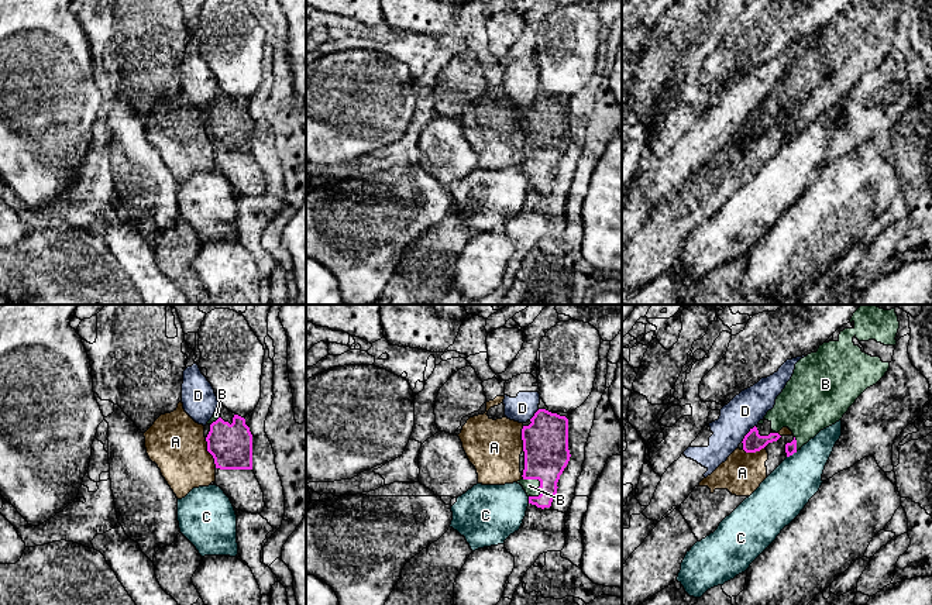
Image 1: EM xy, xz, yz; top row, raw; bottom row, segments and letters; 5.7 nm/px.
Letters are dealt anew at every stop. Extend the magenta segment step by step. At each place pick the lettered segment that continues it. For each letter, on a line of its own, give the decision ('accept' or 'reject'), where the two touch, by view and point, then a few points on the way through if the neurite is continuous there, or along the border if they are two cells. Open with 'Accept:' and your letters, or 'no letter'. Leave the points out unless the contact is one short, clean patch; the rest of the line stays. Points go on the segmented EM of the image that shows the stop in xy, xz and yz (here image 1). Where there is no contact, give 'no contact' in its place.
Accept: B
A: reject; contact xy (209, 451); border xy (205, 437), (207, 451), (216, 467)
B: accept; contact xz (539, 480)
C: reject; contact yz (791, 454); border yz (797, 451), (787, 457)
D: reject; contact yz (747, 433); border yz (755, 425), (740, 442)

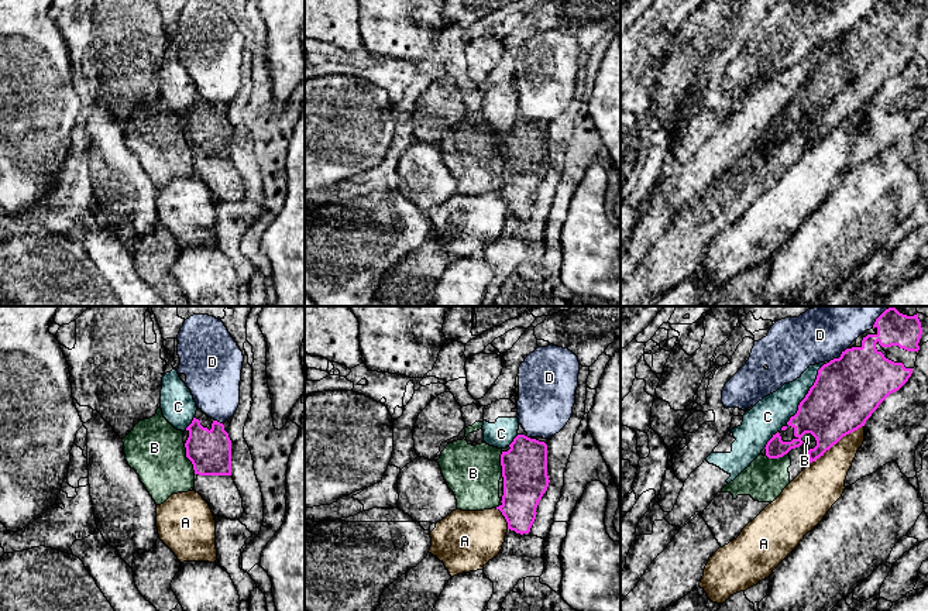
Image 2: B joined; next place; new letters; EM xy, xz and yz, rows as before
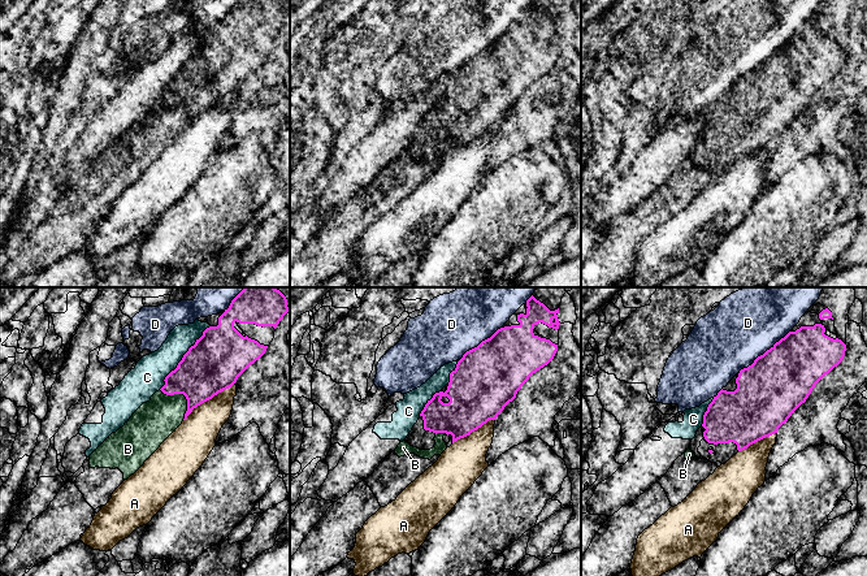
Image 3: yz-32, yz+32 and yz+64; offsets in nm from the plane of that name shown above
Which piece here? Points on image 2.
Accept: no letter
A: reject; contact yz (837, 442)
B: reject; contact xy (188, 457)
C: reject; contact yz (807, 394)
D: reject; contact yz (839, 357)

